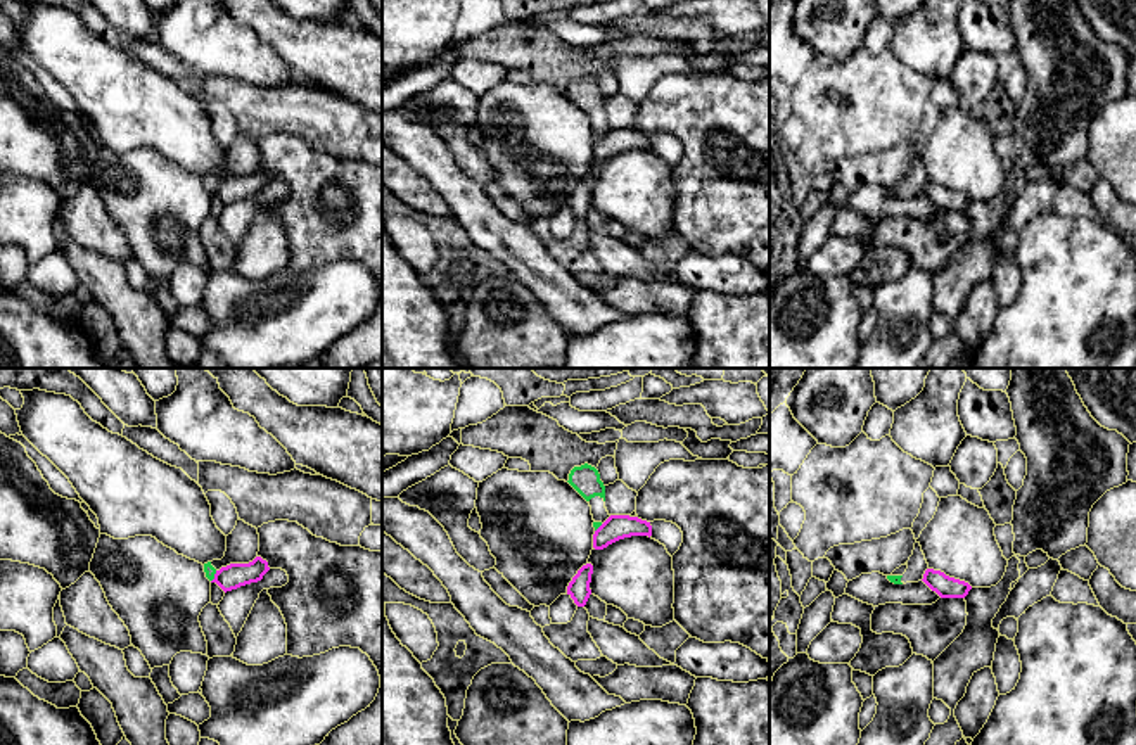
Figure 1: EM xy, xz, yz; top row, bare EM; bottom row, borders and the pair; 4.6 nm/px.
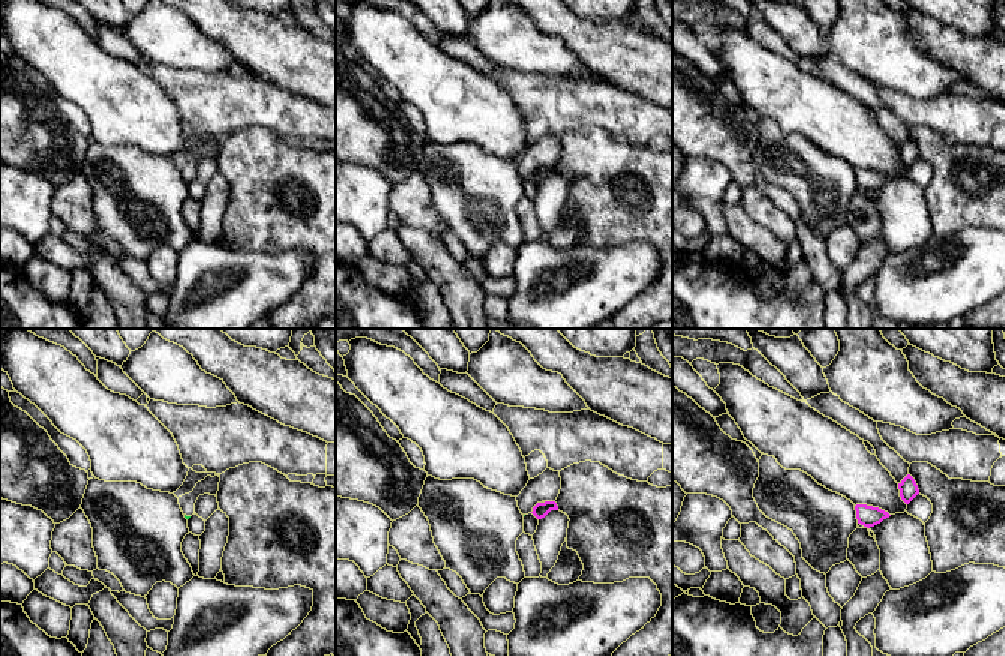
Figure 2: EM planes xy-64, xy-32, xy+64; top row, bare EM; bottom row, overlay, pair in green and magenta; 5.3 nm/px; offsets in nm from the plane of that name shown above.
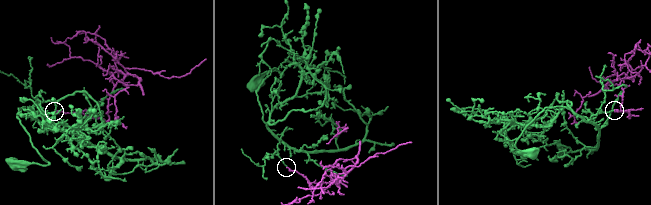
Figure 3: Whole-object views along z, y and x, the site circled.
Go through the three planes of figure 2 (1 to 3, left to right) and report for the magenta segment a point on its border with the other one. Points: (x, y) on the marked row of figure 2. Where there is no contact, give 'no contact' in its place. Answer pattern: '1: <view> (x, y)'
1: no contact
2: no contact
3: no contact

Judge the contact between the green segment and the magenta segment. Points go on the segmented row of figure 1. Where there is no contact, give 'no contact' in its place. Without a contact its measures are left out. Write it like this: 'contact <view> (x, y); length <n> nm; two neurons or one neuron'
contact xy (213, 576); length 60 nm; two neurons

